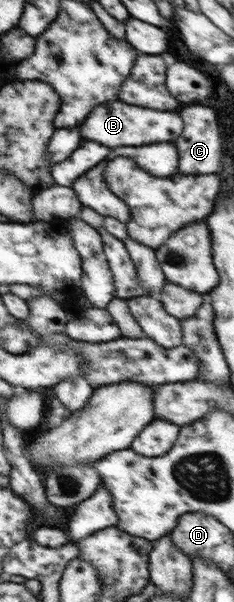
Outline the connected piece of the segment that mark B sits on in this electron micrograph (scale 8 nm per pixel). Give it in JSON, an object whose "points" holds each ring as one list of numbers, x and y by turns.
{"points":[[118,99,96,106,79,128,83,140,92,140,106,147,144,146,178,140,182,134,182,118,178,111,146,110,142,106,126,105]]}

